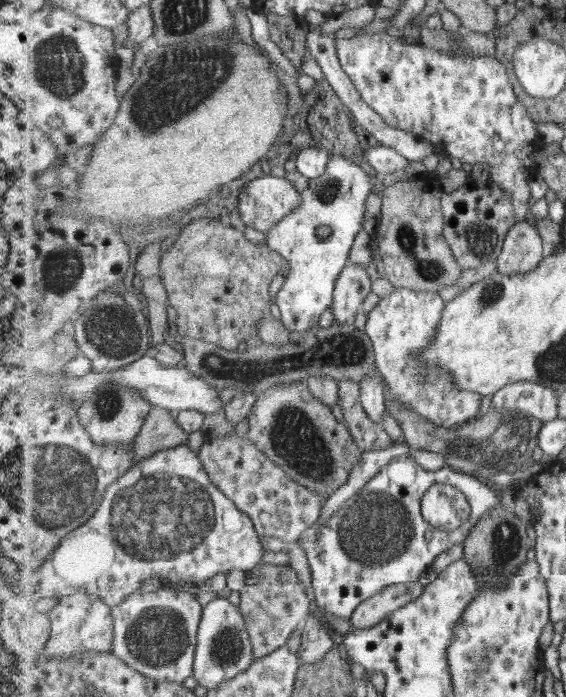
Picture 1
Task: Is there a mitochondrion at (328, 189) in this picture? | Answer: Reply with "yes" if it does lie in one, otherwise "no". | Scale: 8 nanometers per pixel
yes

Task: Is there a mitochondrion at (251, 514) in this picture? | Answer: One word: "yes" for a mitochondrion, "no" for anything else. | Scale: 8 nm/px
no

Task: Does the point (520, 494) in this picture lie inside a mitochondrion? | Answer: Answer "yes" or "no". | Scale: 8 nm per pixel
no

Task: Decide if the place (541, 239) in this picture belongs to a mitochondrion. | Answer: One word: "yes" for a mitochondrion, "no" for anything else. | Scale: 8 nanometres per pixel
no

